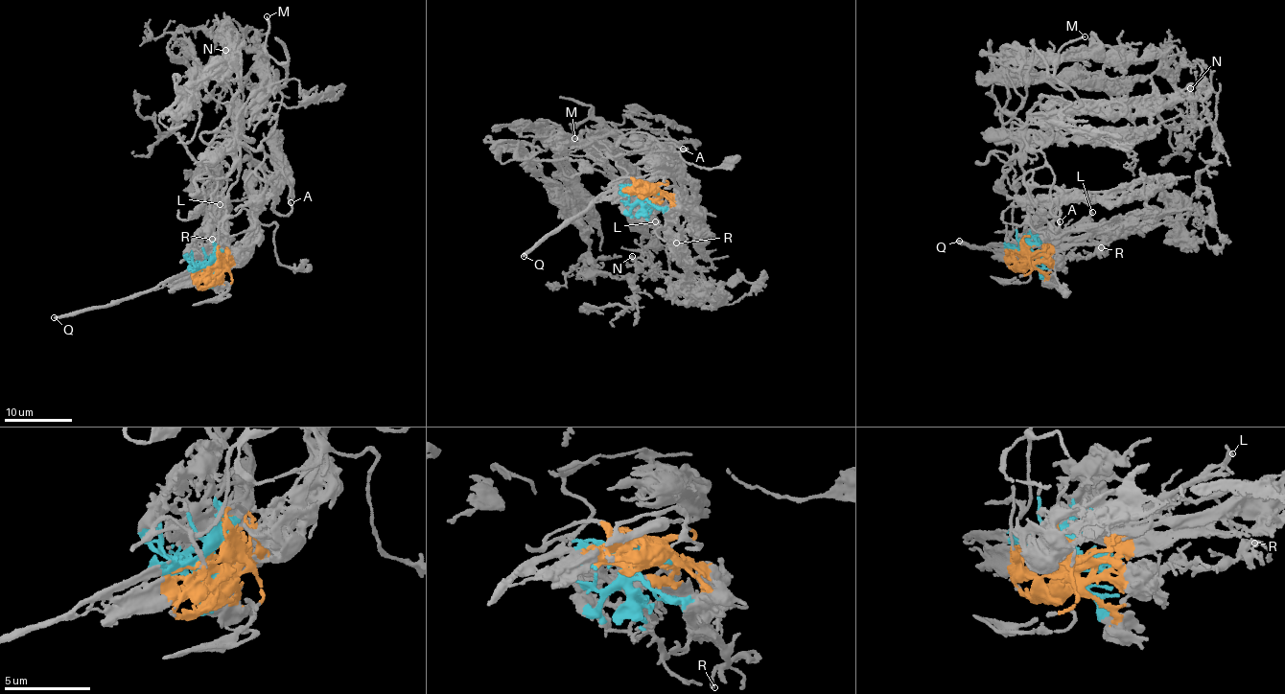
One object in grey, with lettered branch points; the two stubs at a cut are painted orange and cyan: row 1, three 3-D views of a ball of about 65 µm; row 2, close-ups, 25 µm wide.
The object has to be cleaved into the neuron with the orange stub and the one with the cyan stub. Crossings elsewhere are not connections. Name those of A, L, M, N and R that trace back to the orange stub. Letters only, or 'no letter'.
A, M, N, R

